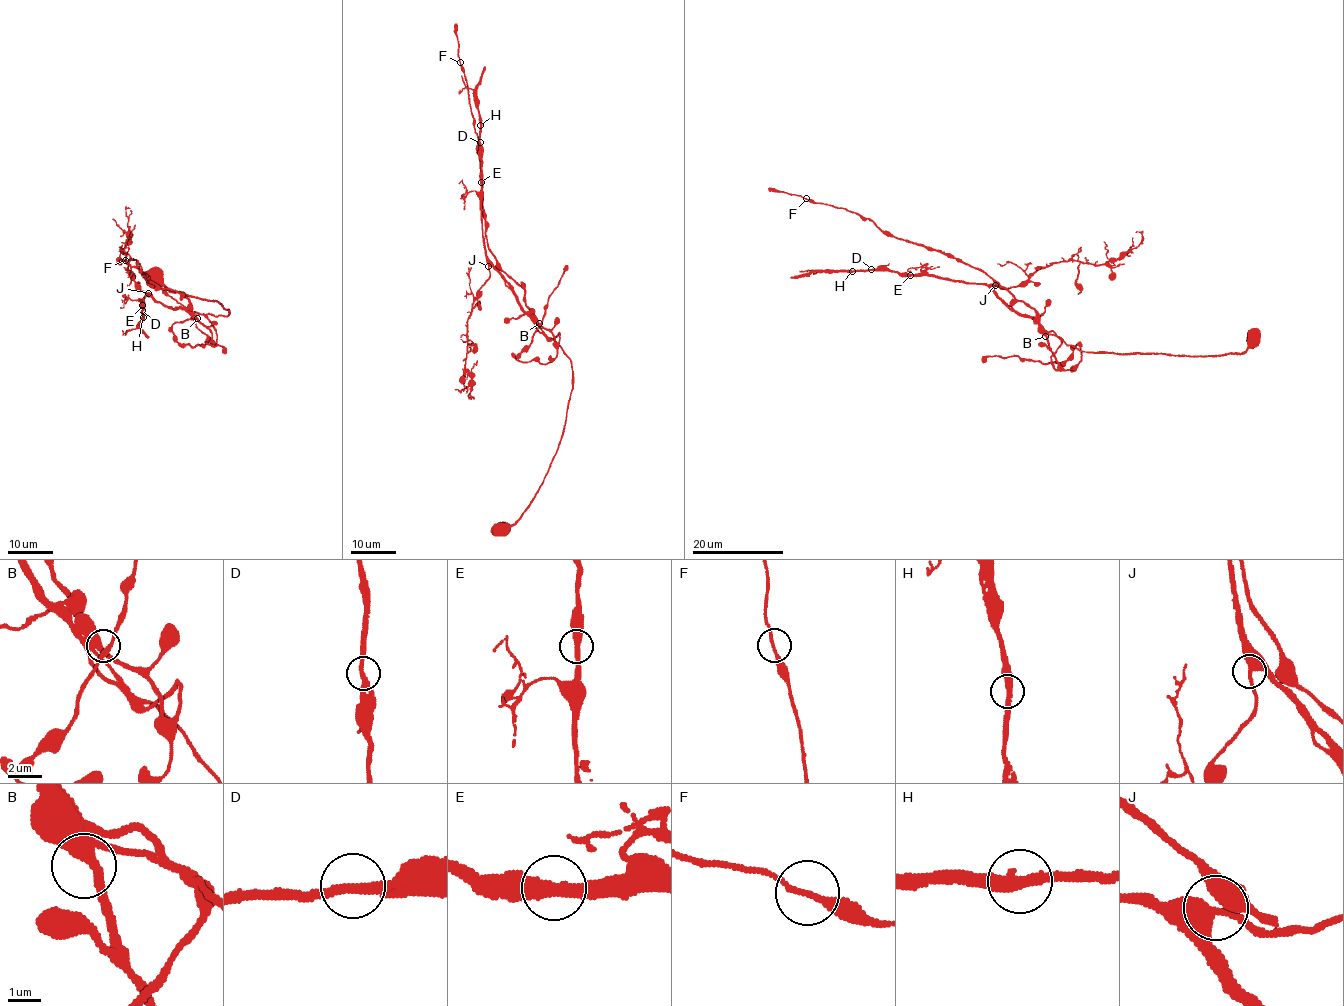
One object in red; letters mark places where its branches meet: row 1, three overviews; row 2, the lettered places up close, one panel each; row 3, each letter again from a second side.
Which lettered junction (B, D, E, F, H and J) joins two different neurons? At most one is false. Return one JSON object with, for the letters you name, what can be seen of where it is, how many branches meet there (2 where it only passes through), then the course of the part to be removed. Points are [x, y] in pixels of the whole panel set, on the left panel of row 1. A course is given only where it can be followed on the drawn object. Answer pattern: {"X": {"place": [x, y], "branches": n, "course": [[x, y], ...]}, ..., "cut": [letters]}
{"cut": []}

